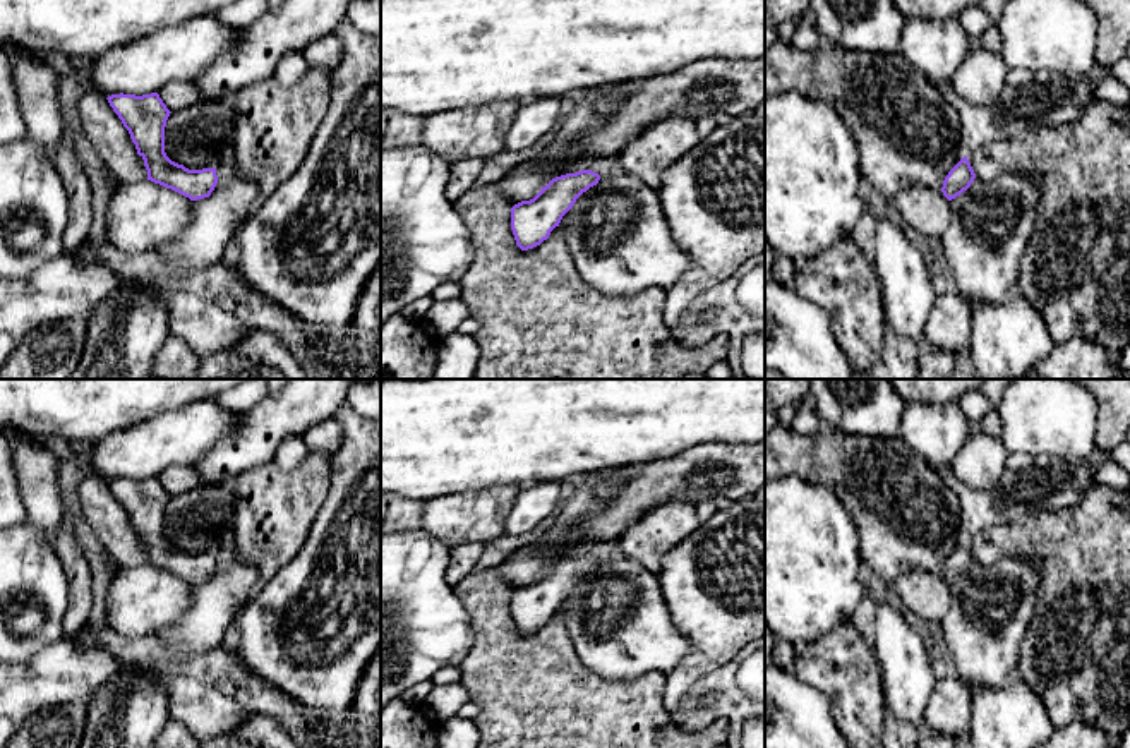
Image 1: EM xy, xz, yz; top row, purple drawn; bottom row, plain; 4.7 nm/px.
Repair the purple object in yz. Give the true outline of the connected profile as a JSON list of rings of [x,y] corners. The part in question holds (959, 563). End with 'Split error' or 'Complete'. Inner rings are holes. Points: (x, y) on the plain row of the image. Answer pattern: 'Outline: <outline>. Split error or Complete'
Outline: [[[964,540],[945,561],[941,576],[948,585],[952,585],[957,580],[960,580],[964,575],[967,575],[974,566],[974,563],[976,558],[967,540]]]. Complete

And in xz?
Outline: [[[619,542],[593,544],[588,554],[556,561],[533,583],[514,588],[511,614],[516,630],[528,635],[547,624],[576,583],[617,551],[621,551]]]. Split error

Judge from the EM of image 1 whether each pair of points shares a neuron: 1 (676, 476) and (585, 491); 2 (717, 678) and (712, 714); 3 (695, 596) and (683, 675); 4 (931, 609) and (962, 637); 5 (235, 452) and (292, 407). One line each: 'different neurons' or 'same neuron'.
1: same neuron
2: same neuron
3: same neuron
4: different neurons
5: same neuron

